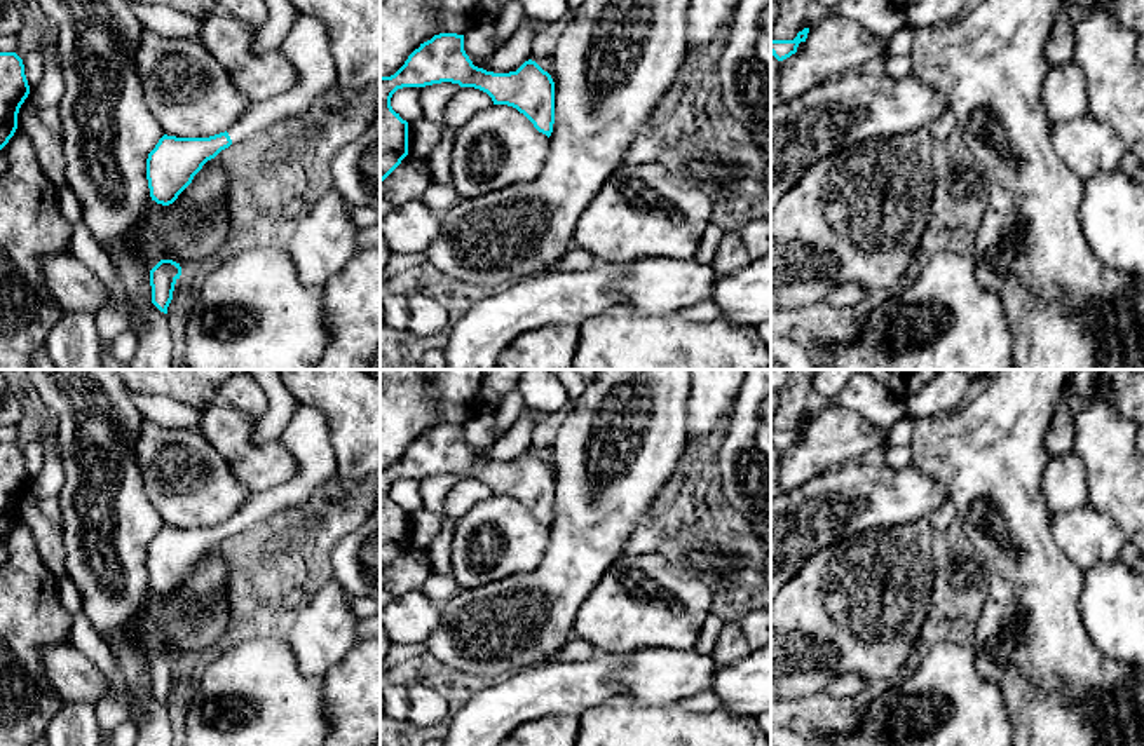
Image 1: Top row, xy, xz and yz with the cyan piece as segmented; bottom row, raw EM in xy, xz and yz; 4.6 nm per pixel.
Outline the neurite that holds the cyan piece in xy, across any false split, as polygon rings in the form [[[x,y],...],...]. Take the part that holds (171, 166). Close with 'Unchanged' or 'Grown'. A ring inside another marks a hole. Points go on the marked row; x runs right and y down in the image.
[[[298,14],[279,47],[300,73],[295,89],[267,101],[251,103],[246,113],[225,132],[209,138],[164,134],[146,159],[150,197],[169,206],[192,183],[202,166],[221,150],[270,124],[302,113],[310,101],[335,84],[335,63],[324,24]]]. Grown

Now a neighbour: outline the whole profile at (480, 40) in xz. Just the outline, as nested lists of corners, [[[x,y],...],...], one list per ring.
[[[490,17],[481,19],[476,23],[466,35],[464,35],[464,51],[471,61],[478,58],[485,58],[495,52],[500,47],[497,40],[497,28]]]

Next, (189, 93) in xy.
[[[145,30],[136,68],[148,110],[167,136],[225,132],[251,106],[199,40],[166,38]]]

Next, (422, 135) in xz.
[[[420,117],[408,122],[408,155],[427,159],[443,138],[443,129]]]

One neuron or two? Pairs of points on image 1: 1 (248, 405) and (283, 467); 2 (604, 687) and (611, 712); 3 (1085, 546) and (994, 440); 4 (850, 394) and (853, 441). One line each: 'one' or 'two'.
1: two
2: two
3: two
4: two

